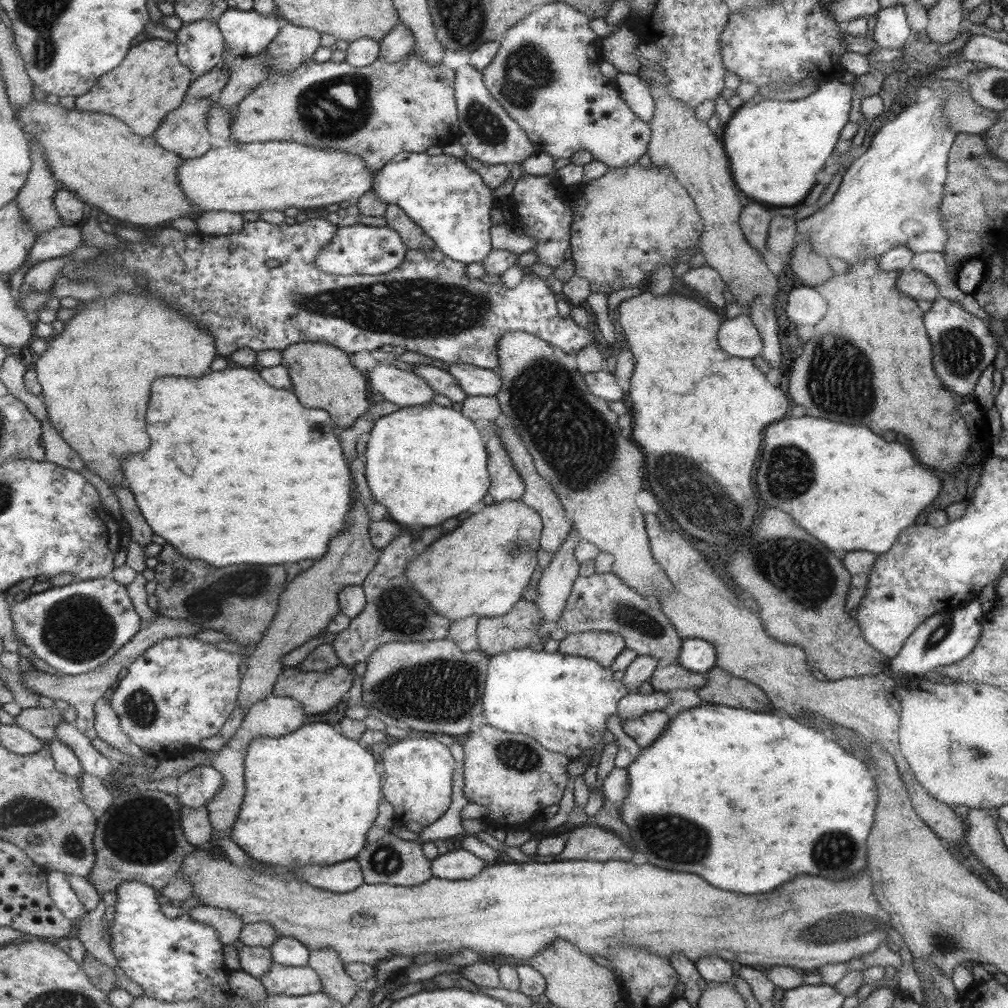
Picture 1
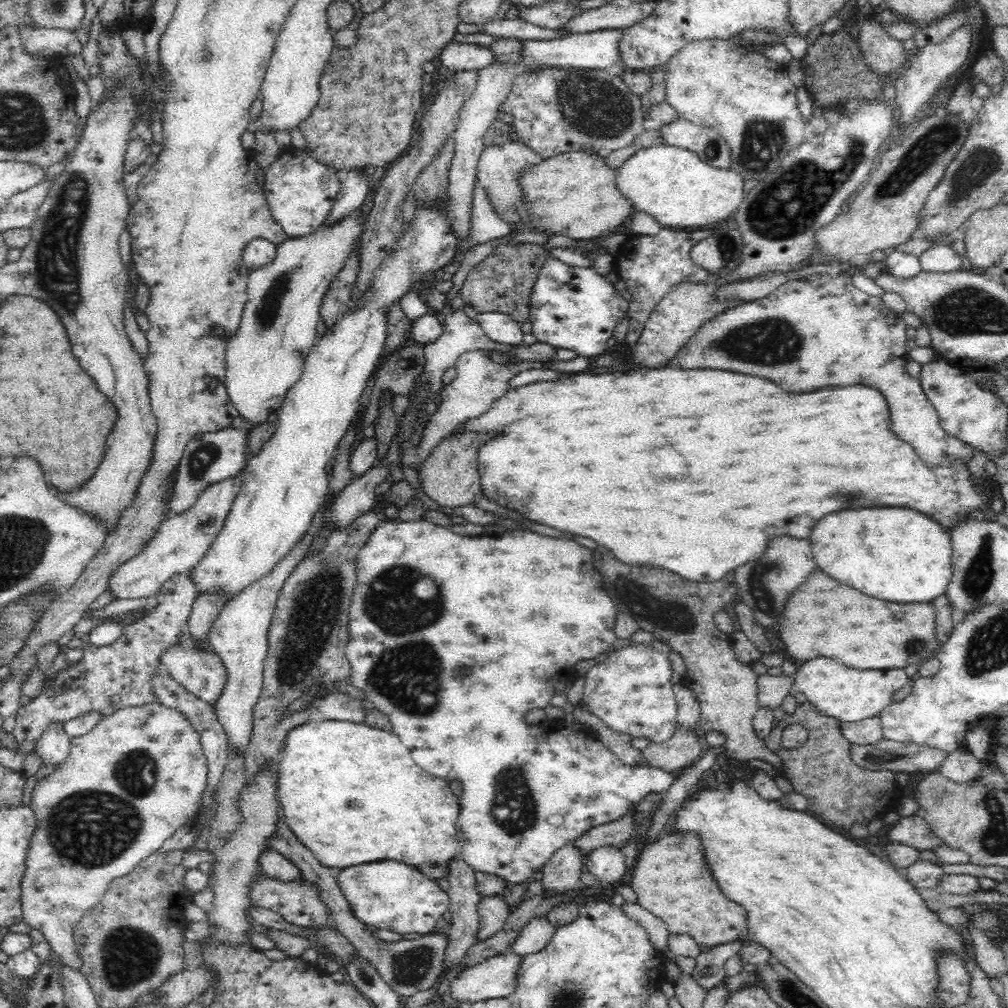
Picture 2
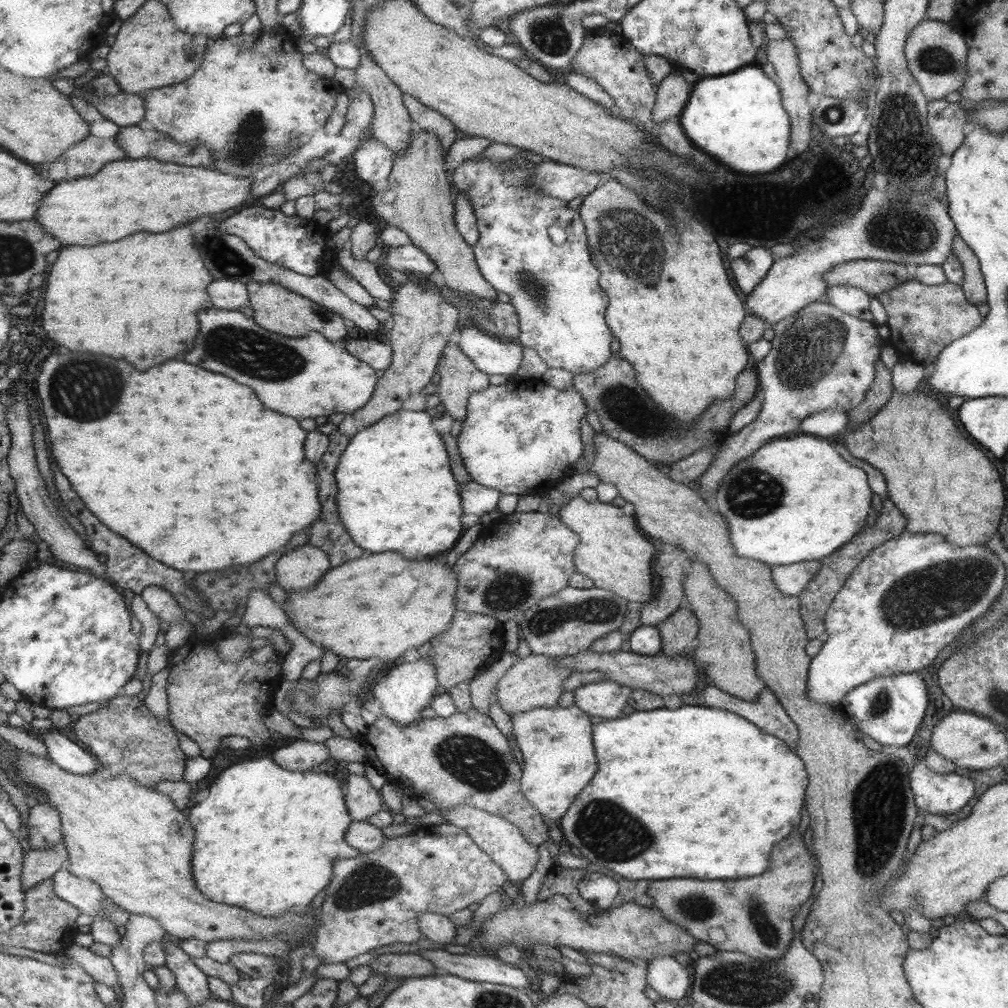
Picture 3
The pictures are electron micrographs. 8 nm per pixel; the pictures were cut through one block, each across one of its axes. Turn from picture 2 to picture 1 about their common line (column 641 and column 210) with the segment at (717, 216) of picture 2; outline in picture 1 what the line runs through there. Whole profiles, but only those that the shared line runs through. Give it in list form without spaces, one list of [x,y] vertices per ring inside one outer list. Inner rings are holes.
[[[232,141],[223,148],[211,148],[199,158],[187,158],[177,166],[180,187],[197,212],[245,212],[284,211],[289,207],[300,211],[306,208],[339,205],[343,201],[356,201],[372,188],[373,172],[356,154],[337,150],[321,150],[295,142],[251,142],[241,144]]]

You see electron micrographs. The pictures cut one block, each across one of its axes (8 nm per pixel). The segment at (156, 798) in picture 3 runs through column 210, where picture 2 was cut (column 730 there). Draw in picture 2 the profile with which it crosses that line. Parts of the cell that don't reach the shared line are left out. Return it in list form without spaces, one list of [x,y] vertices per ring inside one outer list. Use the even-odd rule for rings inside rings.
[[[677,832],[640,849],[628,883],[636,893],[636,903],[662,919],[669,934],[688,934],[698,946],[710,948],[744,939],[747,911],[739,903],[724,898],[706,862],[699,835]]]

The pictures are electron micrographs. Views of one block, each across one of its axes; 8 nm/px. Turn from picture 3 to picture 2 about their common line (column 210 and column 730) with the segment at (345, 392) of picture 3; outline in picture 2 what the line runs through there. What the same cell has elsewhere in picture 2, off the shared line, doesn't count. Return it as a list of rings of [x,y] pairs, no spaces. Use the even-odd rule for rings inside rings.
[[[825,274],[819,280],[813,282],[803,279],[788,281],[780,286],[778,290],[775,290],[772,294],[764,298],[727,308],[722,314],[710,318],[710,320],[704,322],[695,331],[695,336],[690,338],[692,342],[687,341],[683,348],[679,350],[679,353],[671,358],[670,366],[680,366],[682,370],[706,370],[706,368],[712,368],[712,370],[736,370],[738,374],[756,374],[758,378],[772,378],[772,382],[776,382],[778,386],[784,386],[784,390],[792,390],[792,392],[798,392],[798,394],[804,392],[804,390],[820,390],[820,386],[854,386],[854,384],[860,384],[860,386],[876,386],[876,390],[880,390],[884,398],[887,399],[888,410],[892,412],[892,430],[896,430],[896,434],[900,434],[900,438],[904,438],[904,442],[910,444],[916,450],[916,454],[920,454],[919,457],[924,460],[928,467],[944,467],[952,459],[962,459],[964,463],[969,463],[972,460],[974,448],[959,438],[950,436],[942,428],[936,409],[928,401],[926,395],[924,395],[922,387],[918,384],[918,380],[916,378],[910,378],[904,372],[904,364],[906,364],[906,358],[909,358],[910,352],[905,346],[906,335],[904,335],[904,330],[906,330],[906,324],[900,318],[900,313],[888,309],[880,297],[872,297],[856,289],[852,285],[850,276],[839,274],[837,277],[830,277],[828,274]]]

